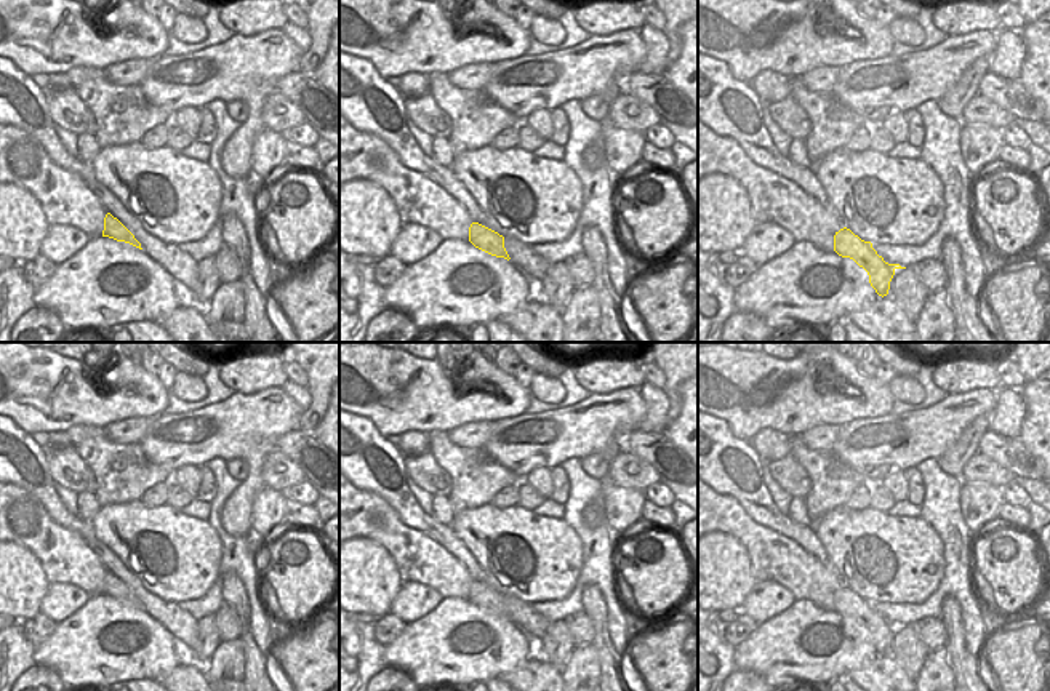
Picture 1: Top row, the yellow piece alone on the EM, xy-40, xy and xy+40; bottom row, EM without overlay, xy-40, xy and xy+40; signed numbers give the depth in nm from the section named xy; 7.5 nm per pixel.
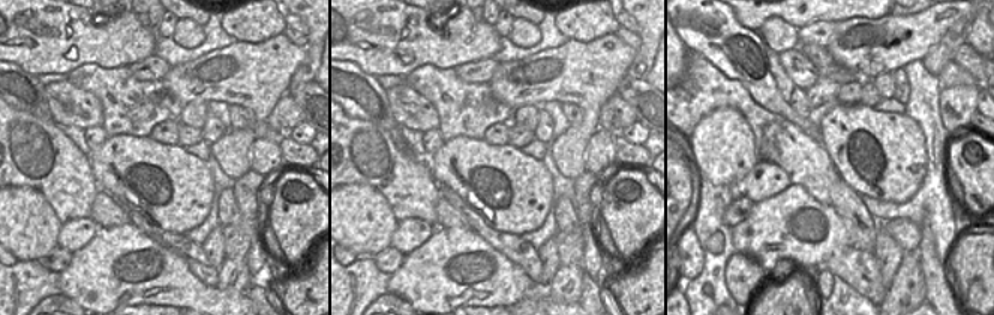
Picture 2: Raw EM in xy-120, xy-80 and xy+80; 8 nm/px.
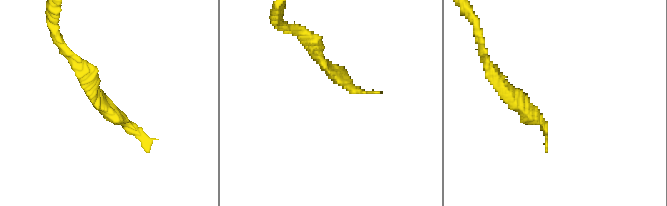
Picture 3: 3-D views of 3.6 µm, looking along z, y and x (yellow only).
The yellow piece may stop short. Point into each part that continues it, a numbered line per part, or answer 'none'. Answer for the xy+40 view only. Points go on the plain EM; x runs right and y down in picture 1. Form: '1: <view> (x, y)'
1: xy+40 (905, 613)

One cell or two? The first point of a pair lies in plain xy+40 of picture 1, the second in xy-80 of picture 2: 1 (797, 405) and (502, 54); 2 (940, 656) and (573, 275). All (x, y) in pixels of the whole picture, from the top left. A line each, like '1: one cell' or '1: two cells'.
1: two cells
2: one cell

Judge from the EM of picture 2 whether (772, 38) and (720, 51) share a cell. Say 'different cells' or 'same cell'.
different cells

